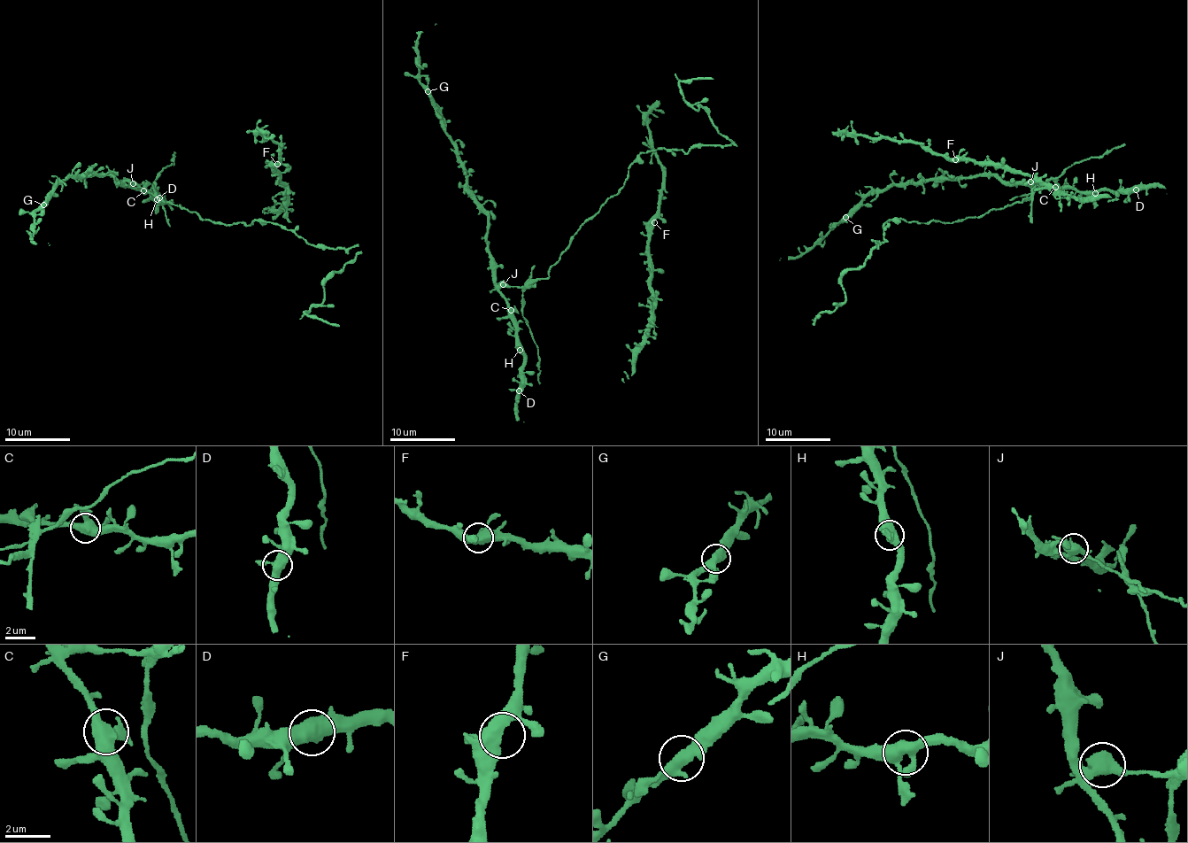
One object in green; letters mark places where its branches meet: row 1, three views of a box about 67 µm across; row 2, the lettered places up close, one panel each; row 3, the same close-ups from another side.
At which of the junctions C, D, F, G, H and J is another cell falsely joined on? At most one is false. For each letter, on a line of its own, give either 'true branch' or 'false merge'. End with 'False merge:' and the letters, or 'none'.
C: true branch
D: true branch
F: true branch
G: true branch
H: true branch
J: false merge
False merge: J

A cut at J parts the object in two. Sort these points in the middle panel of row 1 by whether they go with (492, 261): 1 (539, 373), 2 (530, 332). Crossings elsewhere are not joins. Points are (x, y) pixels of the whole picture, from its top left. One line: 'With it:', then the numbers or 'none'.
With it: none

